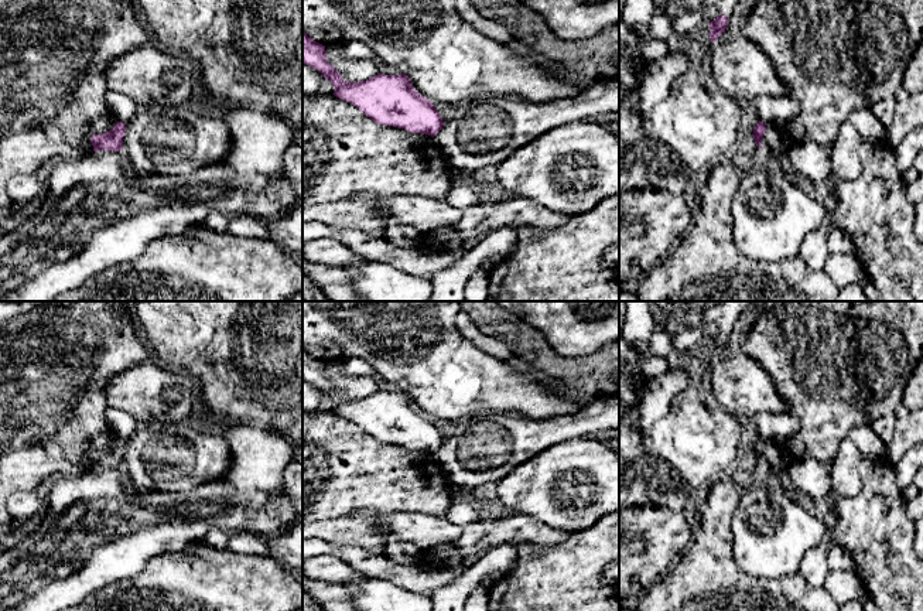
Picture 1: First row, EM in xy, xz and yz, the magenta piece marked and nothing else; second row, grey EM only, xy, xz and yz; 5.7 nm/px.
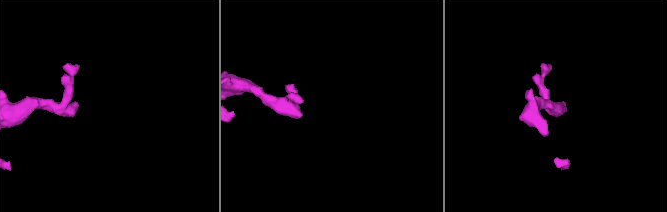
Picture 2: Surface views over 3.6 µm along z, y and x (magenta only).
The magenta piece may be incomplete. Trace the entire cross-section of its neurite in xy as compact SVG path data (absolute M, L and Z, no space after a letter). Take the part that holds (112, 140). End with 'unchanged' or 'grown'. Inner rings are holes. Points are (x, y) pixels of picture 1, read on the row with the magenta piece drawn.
M116 122L114 127L106 133L93 134L90 143L93 151L106 150L106 151L120 151L123 150L123 137L126 132L126 123Z; unchanged

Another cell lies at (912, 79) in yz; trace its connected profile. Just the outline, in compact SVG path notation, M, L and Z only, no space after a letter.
M923 41L915 51L907 69L903 74L902 86L909 93L923 91Z

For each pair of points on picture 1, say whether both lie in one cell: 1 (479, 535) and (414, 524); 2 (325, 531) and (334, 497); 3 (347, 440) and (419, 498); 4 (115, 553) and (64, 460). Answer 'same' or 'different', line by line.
1: different
2: different
3: same
4: different

